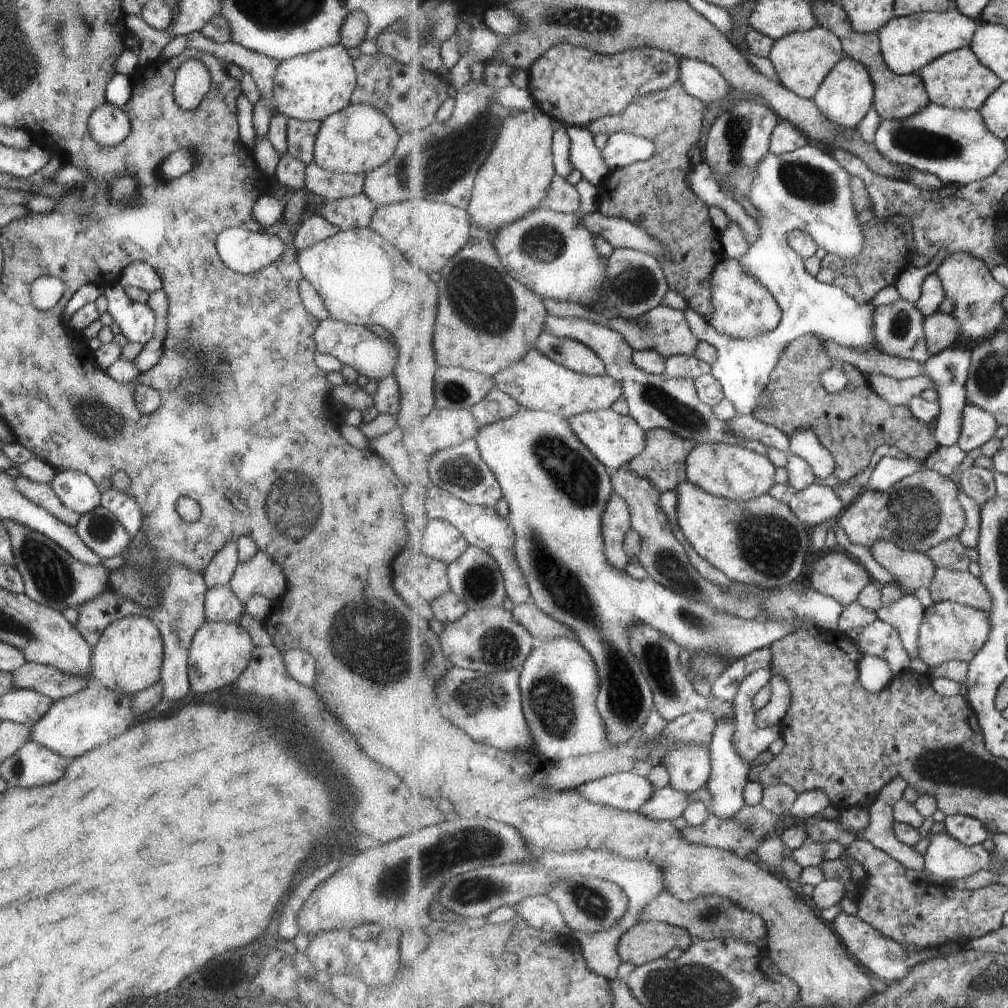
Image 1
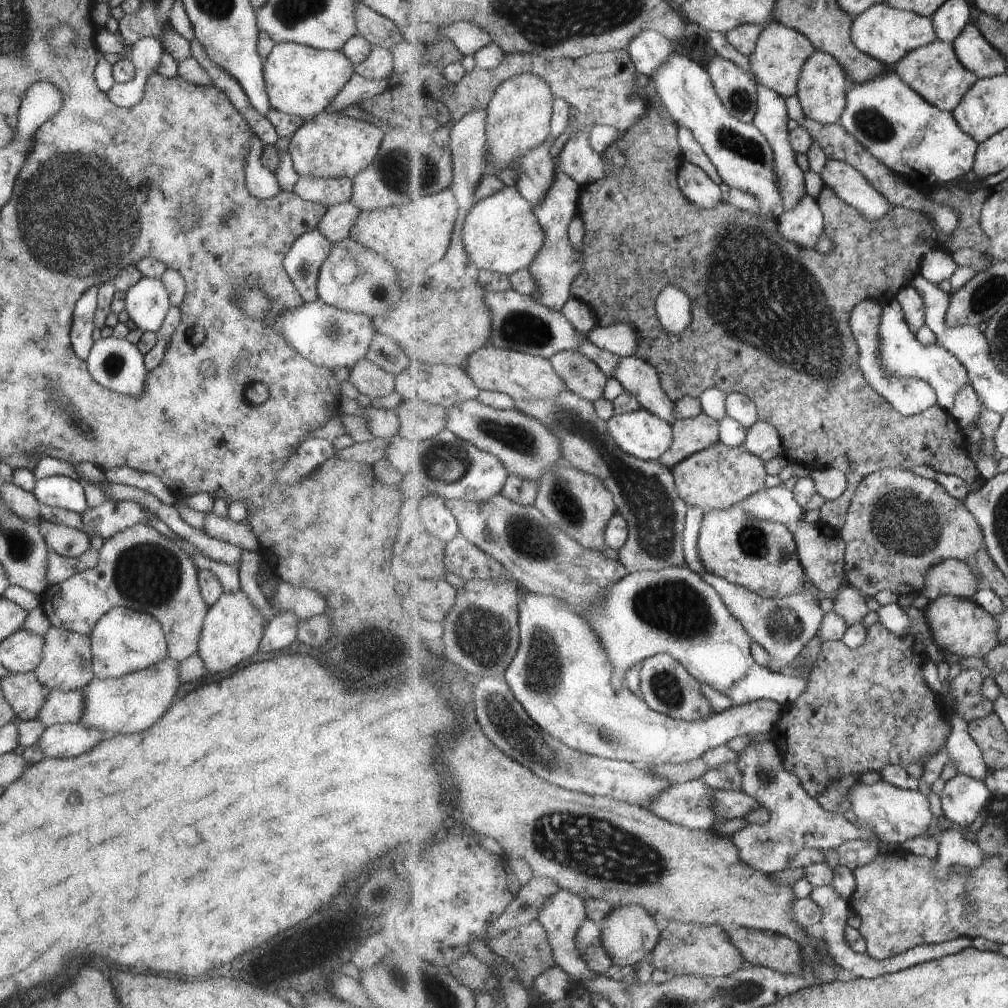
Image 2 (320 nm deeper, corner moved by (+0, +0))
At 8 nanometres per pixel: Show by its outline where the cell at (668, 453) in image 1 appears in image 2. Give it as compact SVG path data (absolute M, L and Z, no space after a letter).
M703 412L688 419L677 419L672 423L674 443L659 458L659 462L671 469L698 452L722 442L720 439L720 422Z

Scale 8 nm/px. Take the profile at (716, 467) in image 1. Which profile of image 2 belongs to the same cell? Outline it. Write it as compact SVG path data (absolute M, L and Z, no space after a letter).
M723 442L694 454L672 468L681 498L689 507L702 508L705 513L723 510L739 504L752 494L765 489L765 462L754 455L746 445L733 448Z

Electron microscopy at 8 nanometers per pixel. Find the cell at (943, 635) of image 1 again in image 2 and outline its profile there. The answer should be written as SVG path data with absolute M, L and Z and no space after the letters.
M941 595L927 605L927 614L933 641L944 653L953 653L963 659L985 658L1000 644L997 619L971 599Z

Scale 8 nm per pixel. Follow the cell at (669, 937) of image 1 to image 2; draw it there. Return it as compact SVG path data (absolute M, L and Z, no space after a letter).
M681 921L669 922L665 930L661 932L661 940L658 942L657 948L649 958L659 970L667 971L670 976L677 975L697 975L700 977L726 977L735 974L739 969L744 967L744 955L730 941L730 934L722 925L701 926L697 923L682 923Z

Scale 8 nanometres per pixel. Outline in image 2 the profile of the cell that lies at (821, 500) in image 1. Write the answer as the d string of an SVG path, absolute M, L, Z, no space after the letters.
M781 486L760 490L739 504L754 517L792 527L799 524L805 513L794 491Z

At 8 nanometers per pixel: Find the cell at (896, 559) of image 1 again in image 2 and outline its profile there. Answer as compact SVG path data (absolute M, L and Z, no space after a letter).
M949 559L934 566L929 571L925 586L920 596L926 596L930 601L941 595L971 599L980 588L977 574L961 559Z

